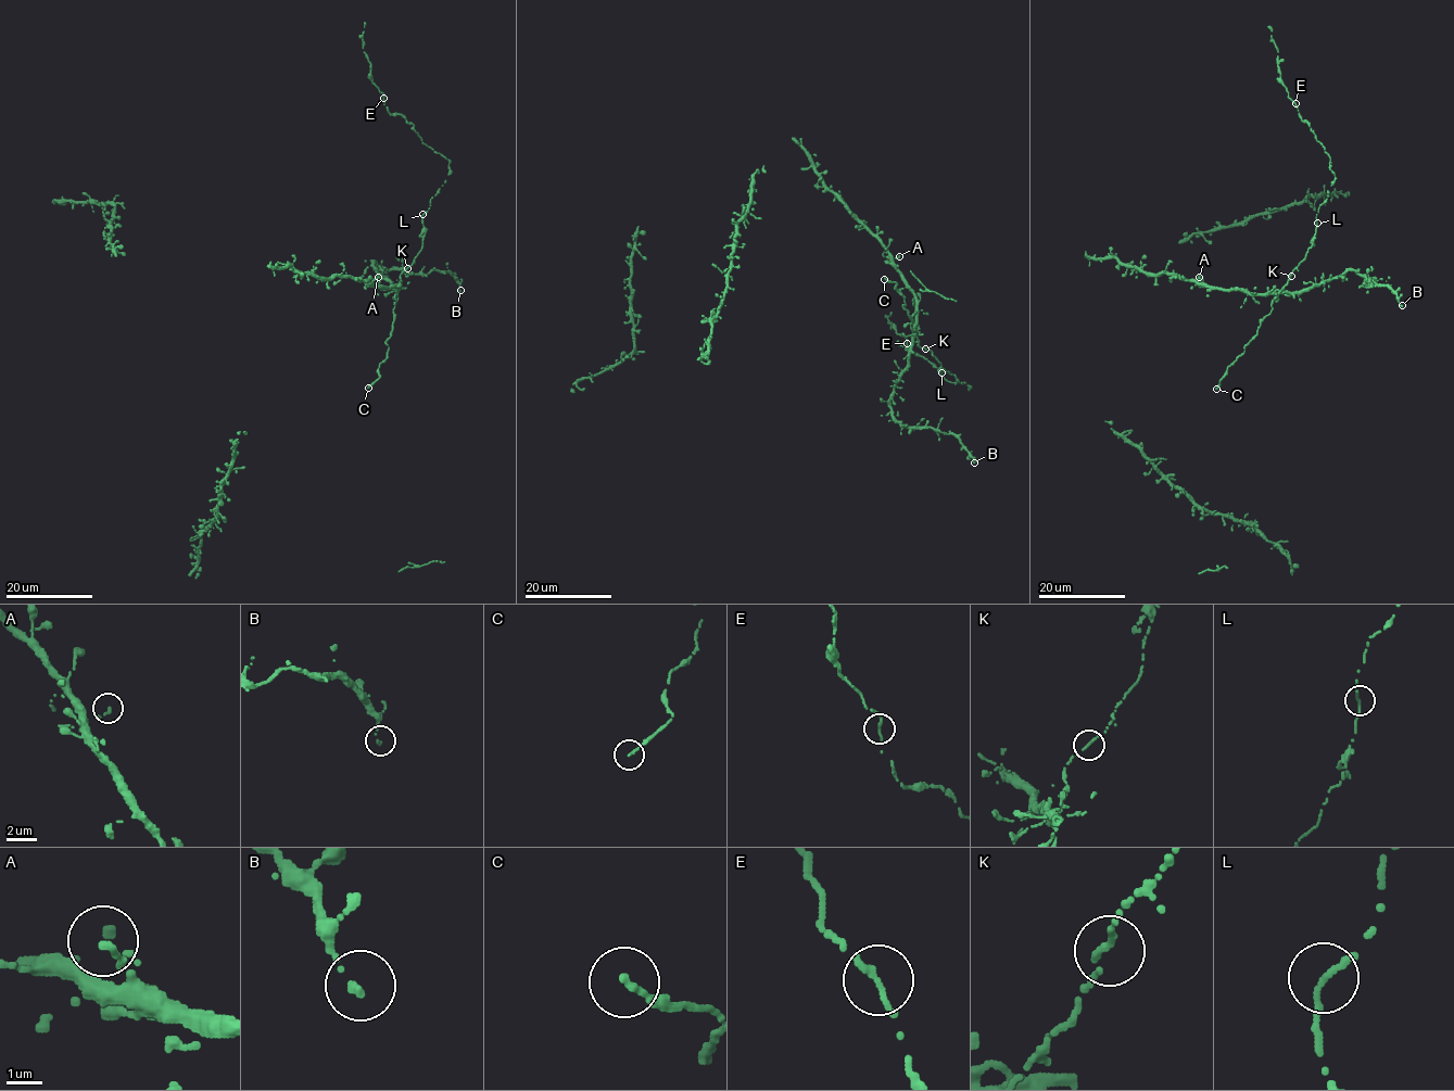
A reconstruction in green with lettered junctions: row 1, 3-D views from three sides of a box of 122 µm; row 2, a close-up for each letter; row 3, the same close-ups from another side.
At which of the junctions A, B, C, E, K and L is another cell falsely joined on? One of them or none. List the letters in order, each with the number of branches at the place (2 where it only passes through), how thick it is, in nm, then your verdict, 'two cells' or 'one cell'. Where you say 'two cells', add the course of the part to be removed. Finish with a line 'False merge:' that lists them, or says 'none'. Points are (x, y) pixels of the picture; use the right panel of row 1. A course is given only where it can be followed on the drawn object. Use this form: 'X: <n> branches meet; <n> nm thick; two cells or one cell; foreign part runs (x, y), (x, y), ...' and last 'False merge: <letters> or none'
A: 1 branches meet; 220 nm thick; one cell
B: 1 branches meet; 200 nm thick; one cell
C: 1 branches meet; 220 nm thick; one cell
E: 1 branches meet; 240 nm thick; two cells; foreign part runs (1296, 103), (1282, 84), (1277, 49), (1268, 26)
K: 1 branches meet; 240 nm thick; one cell
L: 1 branches meet; 240 nm thick; one cell
False merge: E

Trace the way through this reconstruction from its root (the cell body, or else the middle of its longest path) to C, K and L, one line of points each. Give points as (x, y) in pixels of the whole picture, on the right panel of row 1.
C: (1230, 289), (1276, 295), (1257, 334), (1227, 368), (1216, 389)
K: (1230, 289), (1278, 293), (1291, 276)
L: (1230, 289), (1278, 293), (1312, 245), (1317, 223)

